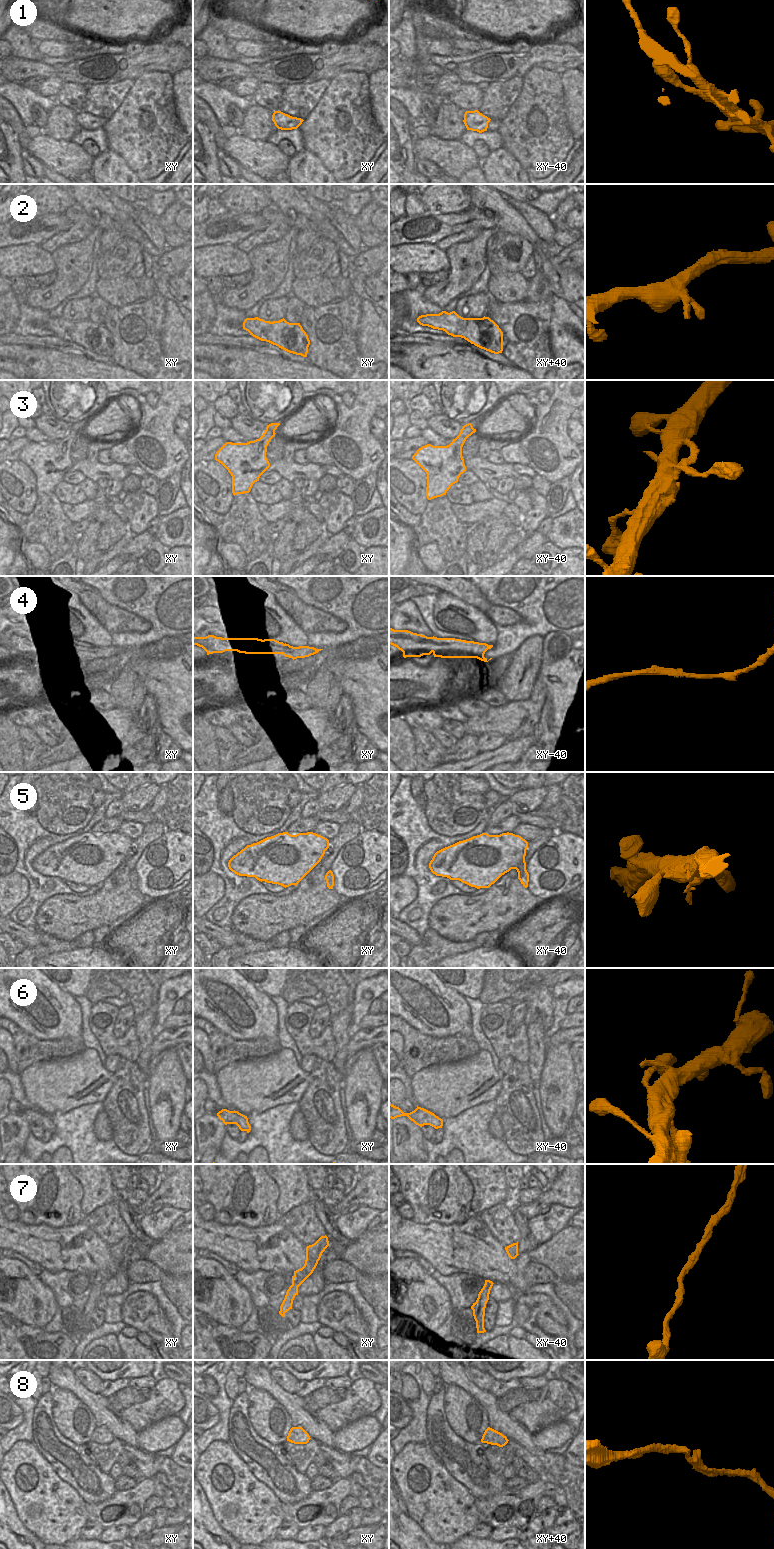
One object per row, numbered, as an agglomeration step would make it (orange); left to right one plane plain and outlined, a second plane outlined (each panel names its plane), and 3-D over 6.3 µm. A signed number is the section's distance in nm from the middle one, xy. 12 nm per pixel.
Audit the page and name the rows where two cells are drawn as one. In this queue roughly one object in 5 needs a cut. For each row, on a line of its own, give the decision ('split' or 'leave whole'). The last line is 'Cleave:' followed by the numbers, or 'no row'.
1: leave whole
2: leave whole
3: leave whole
4: leave whole
5: split
6: leave whole
7: leave whole
8: leave whole
Cleave: 5

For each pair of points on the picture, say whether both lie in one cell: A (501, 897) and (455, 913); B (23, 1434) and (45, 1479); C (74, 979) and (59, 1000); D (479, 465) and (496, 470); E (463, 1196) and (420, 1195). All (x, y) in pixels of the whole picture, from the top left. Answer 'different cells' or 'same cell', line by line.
A: same cell
B: different cells
C: different cells
D: same cell
E: same cell

